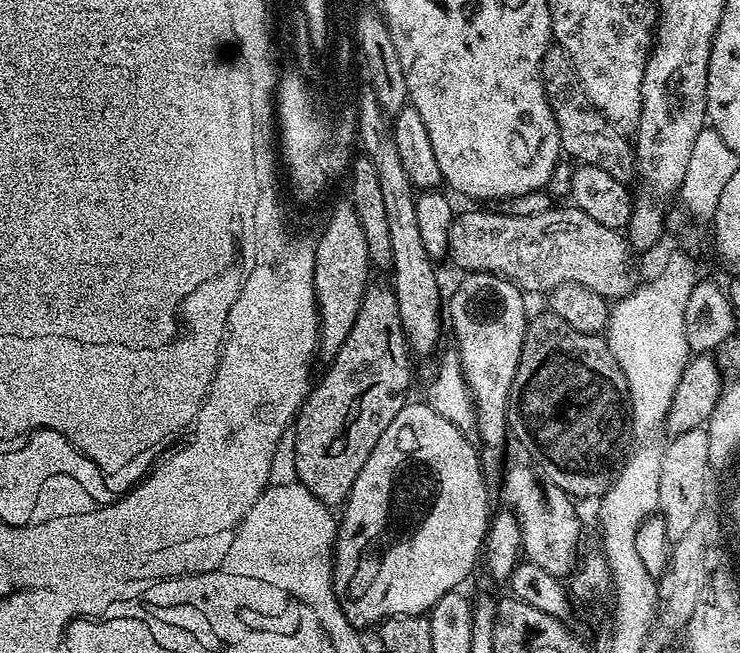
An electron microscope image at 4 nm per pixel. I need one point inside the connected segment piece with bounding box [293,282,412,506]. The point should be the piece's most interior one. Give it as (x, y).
(341, 420)

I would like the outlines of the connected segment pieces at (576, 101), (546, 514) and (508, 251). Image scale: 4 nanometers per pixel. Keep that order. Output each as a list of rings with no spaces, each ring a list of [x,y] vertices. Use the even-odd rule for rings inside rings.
[[[551,45],[541,64],[544,92],[551,102],[551,112],[558,123],[561,151],[573,161],[598,166],[620,183],[629,183],[637,173],[636,154],[633,143],[616,125],[605,118],[590,102],[568,53],[557,45]]]
[[[523,455],[516,456],[507,461],[502,469],[502,489],[504,488],[504,500],[509,509],[515,512],[517,522],[521,528],[521,542],[523,544],[523,555],[529,561],[542,566],[547,574],[559,578],[571,577],[572,573],[577,571],[578,557],[580,552],[580,520],[576,517],[576,508],[573,497],[555,486],[548,486],[544,489],[540,485],[537,469]]]
[[[554,206],[542,214],[510,214],[503,210],[497,212],[464,212],[455,217],[448,243],[448,256],[458,267],[469,272],[493,272],[495,276],[503,276],[511,280],[525,293],[541,292],[547,294],[559,284],[577,284],[589,288],[594,294],[615,302],[621,296],[627,296],[637,287],[636,268],[632,265],[632,256],[628,253],[629,241],[623,231],[602,226],[602,222],[594,222],[590,214],[578,207]]]

